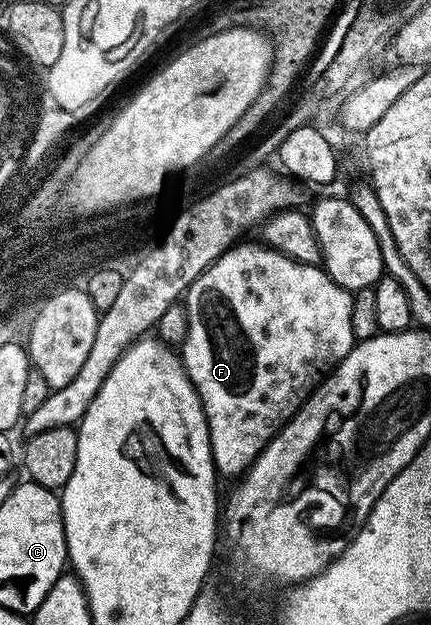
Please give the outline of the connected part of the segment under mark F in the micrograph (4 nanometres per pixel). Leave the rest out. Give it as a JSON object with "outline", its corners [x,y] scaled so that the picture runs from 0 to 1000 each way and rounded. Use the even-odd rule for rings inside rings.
{"outline":[[[548,389],[522,400],[501,418],[492,419],[464,443],[450,446],[432,464],[422,488],[436,509],[436,534],[425,539],[427,565],[422,563],[422,582],[436,595],[445,618],[473,648],[473,662],[483,672],[483,694],[492,710],[492,733],[501,742],[501,755],[515,765],[555,765],[585,749],[589,739],[603,731],[603,725],[619,715],[624,706],[650,690],[650,682],[668,669],[684,664],[689,654],[705,646],[717,629],[733,621],[738,611],[754,600],[770,595],[794,574],[814,562],[821,550],[817,536],[817,477],[810,464],[796,462],[763,437],[752,435],[742,424],[705,424],[698,418],[682,416],[640,398],[624,398],[610,390],[561,392]]]}

